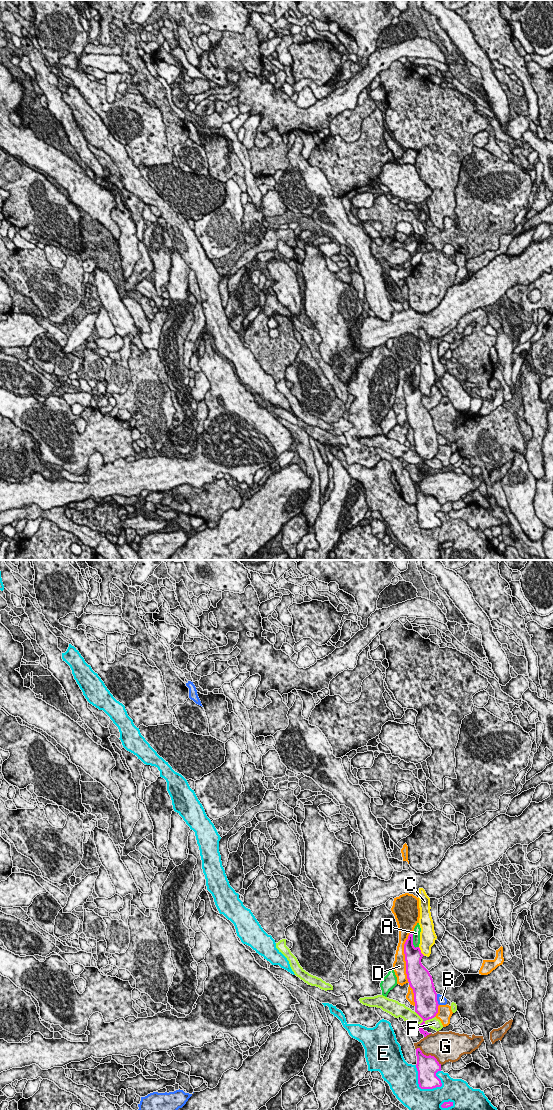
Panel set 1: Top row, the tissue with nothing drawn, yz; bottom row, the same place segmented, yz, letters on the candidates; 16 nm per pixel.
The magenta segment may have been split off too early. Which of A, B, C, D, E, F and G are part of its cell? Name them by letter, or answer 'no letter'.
no letter

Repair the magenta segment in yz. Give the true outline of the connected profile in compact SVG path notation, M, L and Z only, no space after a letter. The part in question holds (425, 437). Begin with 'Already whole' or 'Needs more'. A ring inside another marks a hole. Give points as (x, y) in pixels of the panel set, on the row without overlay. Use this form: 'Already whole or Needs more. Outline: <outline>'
Already whole. Outline: M413 372L404 384L404 394L407 419L414 433L415 452L423 459L419 471L426 477L431 473L423 470L425 461L436 456L439 444L432 416L421 403L424 395L419 387L413 385Z

